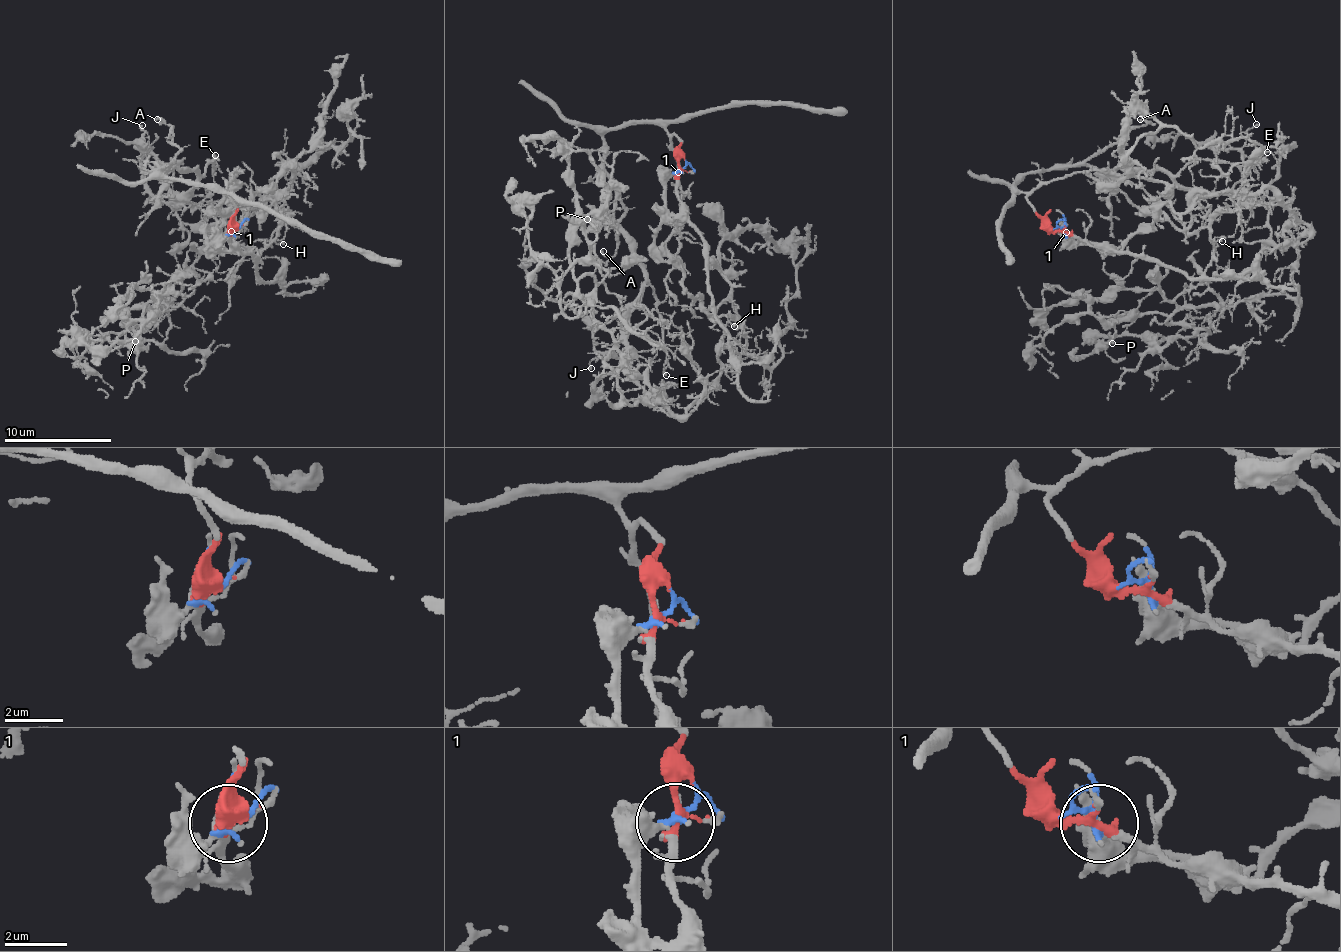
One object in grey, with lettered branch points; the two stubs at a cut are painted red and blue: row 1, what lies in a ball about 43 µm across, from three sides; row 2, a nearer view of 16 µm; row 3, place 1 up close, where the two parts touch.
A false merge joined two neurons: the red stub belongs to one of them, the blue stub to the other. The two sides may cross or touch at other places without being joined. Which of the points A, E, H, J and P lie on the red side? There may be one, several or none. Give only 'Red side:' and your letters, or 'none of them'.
Red side: A, E, H, J

